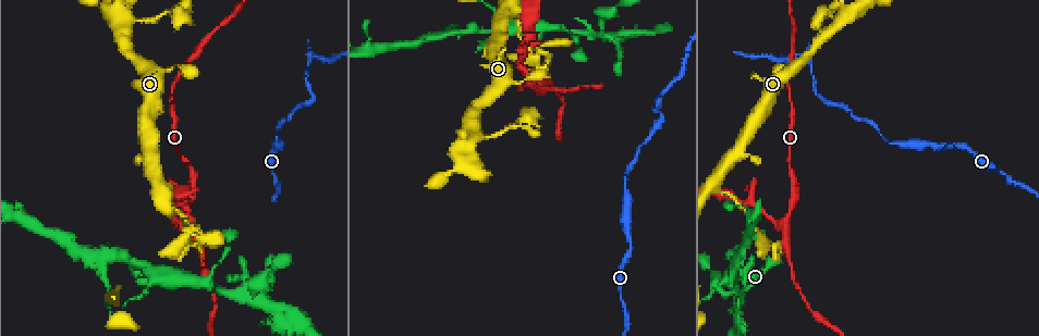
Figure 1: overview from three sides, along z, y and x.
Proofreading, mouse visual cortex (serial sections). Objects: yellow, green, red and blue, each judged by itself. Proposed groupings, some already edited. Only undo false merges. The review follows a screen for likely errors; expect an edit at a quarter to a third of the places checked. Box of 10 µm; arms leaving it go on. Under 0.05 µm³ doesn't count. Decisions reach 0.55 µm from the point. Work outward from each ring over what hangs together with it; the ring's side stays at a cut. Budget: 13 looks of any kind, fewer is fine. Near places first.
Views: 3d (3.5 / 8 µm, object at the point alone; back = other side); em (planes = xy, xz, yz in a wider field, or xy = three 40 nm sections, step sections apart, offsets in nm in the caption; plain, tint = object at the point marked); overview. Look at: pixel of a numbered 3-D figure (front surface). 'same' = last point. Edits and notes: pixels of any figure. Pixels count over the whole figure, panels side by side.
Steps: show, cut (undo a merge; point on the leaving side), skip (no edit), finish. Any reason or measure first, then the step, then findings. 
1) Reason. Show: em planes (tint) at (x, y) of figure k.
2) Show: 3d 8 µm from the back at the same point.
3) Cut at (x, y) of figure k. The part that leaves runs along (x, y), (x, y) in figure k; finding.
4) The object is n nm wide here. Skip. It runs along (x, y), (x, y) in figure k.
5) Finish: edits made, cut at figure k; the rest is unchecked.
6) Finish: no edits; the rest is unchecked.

Small branch off a trunk. Show: em xy step 2 (tint) at (842, 17) of figure 1.

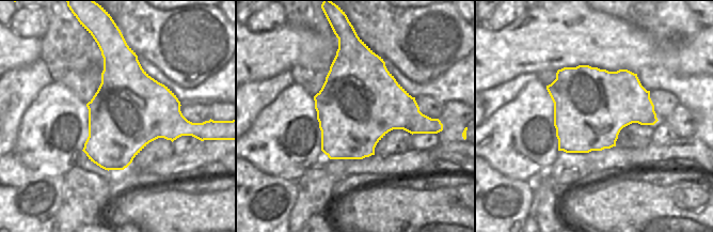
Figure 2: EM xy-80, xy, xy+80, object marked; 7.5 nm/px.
Show: 3d 3.5 µm at the same point.

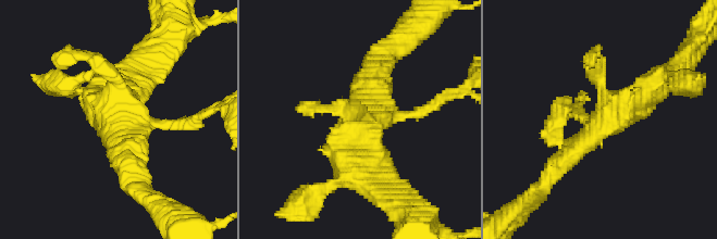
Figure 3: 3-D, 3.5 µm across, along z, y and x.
The arms are 150, 200, 300, 450 nm wide. Skip. It runs along (554, 172), (657, 82) in figure 3; continuous, no second cell.

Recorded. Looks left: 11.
Arms part here. Show: 3d 3.5 µm at (152, 273) of figure 1.

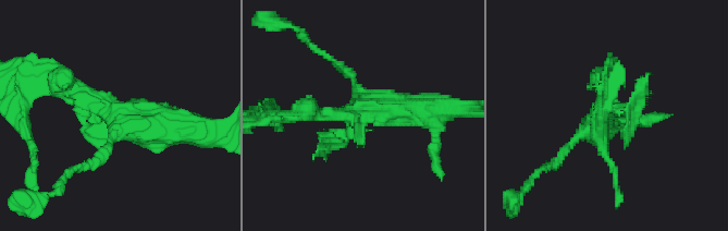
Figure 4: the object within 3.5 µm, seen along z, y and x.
Now the EM. Show: em xy step 3 (tint) at (118, 119) of figure 4.

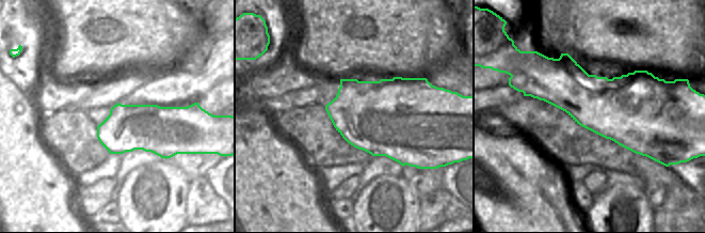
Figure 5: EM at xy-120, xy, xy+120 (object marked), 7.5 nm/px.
Skip. It runs along (189, 124), (133, 124), (59, 81) in figure 4; one cell here.

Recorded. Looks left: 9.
Abrupt turn. Show: 3d 3.5 µm at (537, 50) of figure 1.

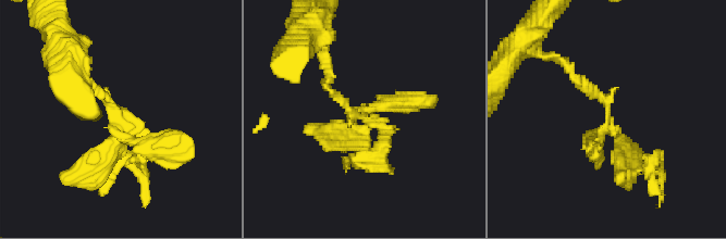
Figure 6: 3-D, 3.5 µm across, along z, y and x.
Skip. It runs along (576, 79), (606, 102), (626, 170) in figure 6; all the same cell.

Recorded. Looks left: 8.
Abrupt turn. Show: 3d 3.5 µm at (589, 32) of figure 1.

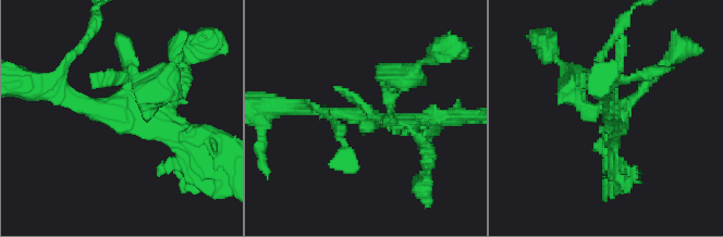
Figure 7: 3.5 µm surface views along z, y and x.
Show: em xy step 5 (tint) at (121, 111) of figure 7.

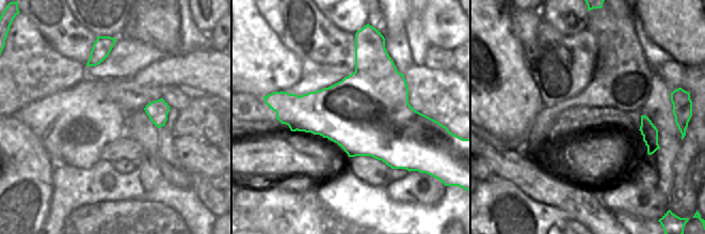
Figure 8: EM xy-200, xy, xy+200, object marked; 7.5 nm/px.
Skip. It runs along (52, 91), (190, 135) in figure 7; all the same cell.

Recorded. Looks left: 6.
Show: 3d 3.5 µm from the back at (658, 103) of figure 1.

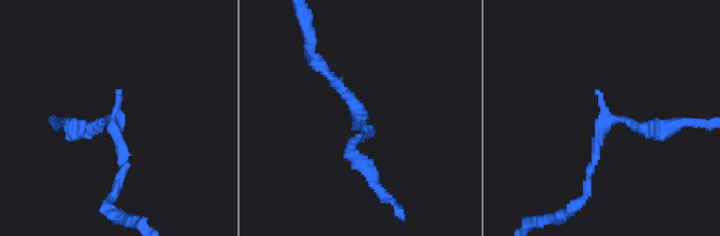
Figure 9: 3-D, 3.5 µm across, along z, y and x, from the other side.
Show: em xy step 2 (tint) at (609, 120) of figure 9.

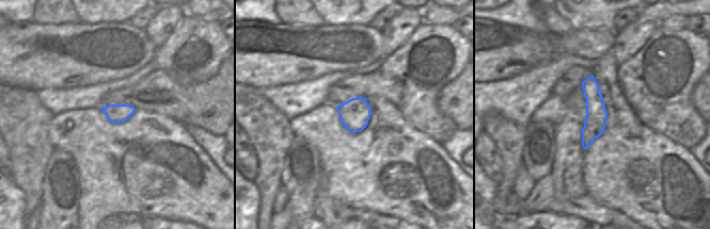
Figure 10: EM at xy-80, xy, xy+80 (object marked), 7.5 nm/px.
Skip. It runs along (590, 79), (593, 129), (585, 145) in figure 10; all the same cell.

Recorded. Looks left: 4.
Finish: no edits; the rest is unchecked.

